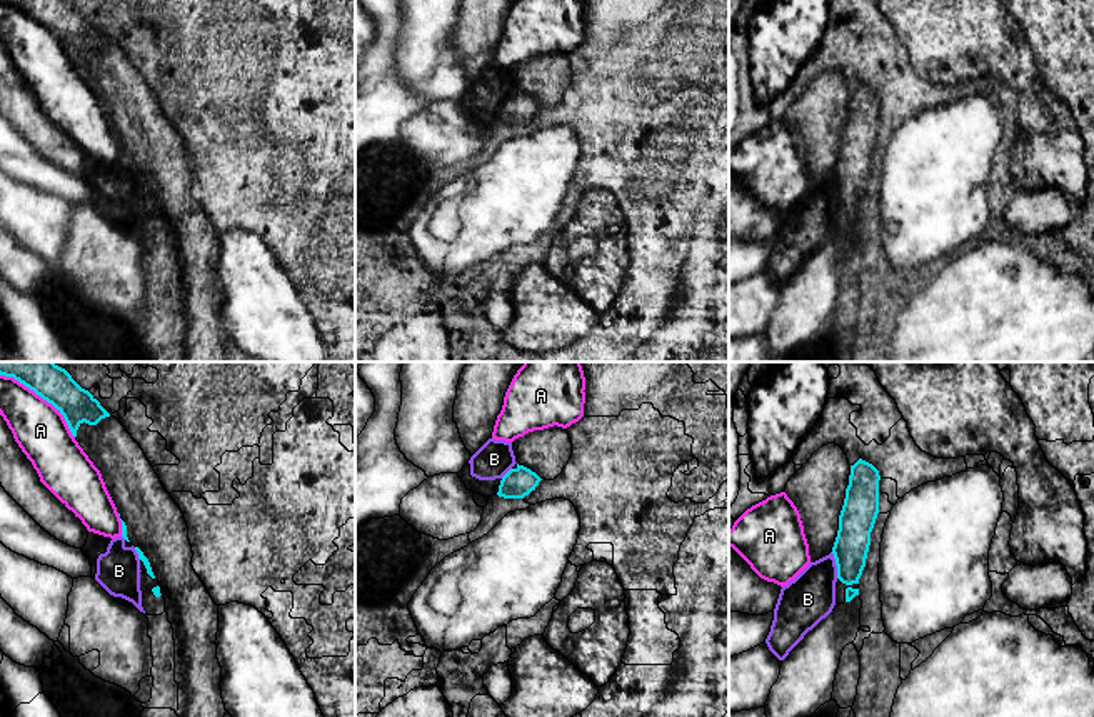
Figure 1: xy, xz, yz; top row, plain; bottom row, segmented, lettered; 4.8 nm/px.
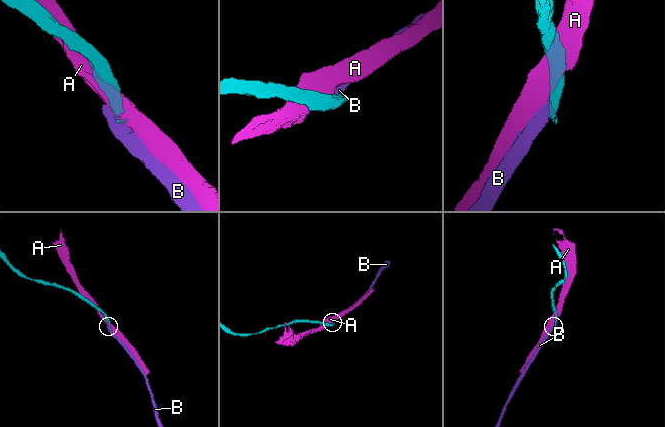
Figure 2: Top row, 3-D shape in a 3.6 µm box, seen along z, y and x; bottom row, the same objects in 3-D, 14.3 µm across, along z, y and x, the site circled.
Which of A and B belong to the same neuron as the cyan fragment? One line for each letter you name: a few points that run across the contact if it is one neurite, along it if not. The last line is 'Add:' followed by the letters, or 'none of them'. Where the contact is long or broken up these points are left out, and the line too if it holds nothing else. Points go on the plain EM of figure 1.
Add: none of them

